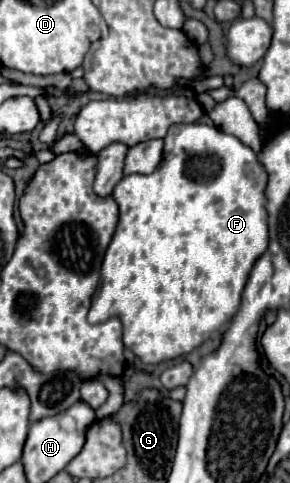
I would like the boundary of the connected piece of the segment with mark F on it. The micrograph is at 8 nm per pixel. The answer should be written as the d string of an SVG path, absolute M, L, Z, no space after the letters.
M204 122L172 124L164 138L162 164L148 176L140 176L140 174L124 176L112 192L114 200L120 206L120 220L118 220L116 232L112 236L112 242L104 254L104 260L102 260L100 284L98 284L98 292L92 296L88 320L92 324L96 324L96 322L104 322L108 318L120 318L122 326L124 326L124 346L130 348L144 364L160 364L166 360L186 356L194 348L198 348L206 338L210 338L212 332L222 330L232 320L236 310L240 308L240 298L242 298L244 286L250 278L252 266L268 248L268 224L266 224L268 216L266 216L266 196L264 196L266 180L268 180L268 174L266 174L264 166L260 164L260 160L256 158L256 154L248 146L244 146L236 136L226 134L226 132L218 130L216 126L208 126Z

